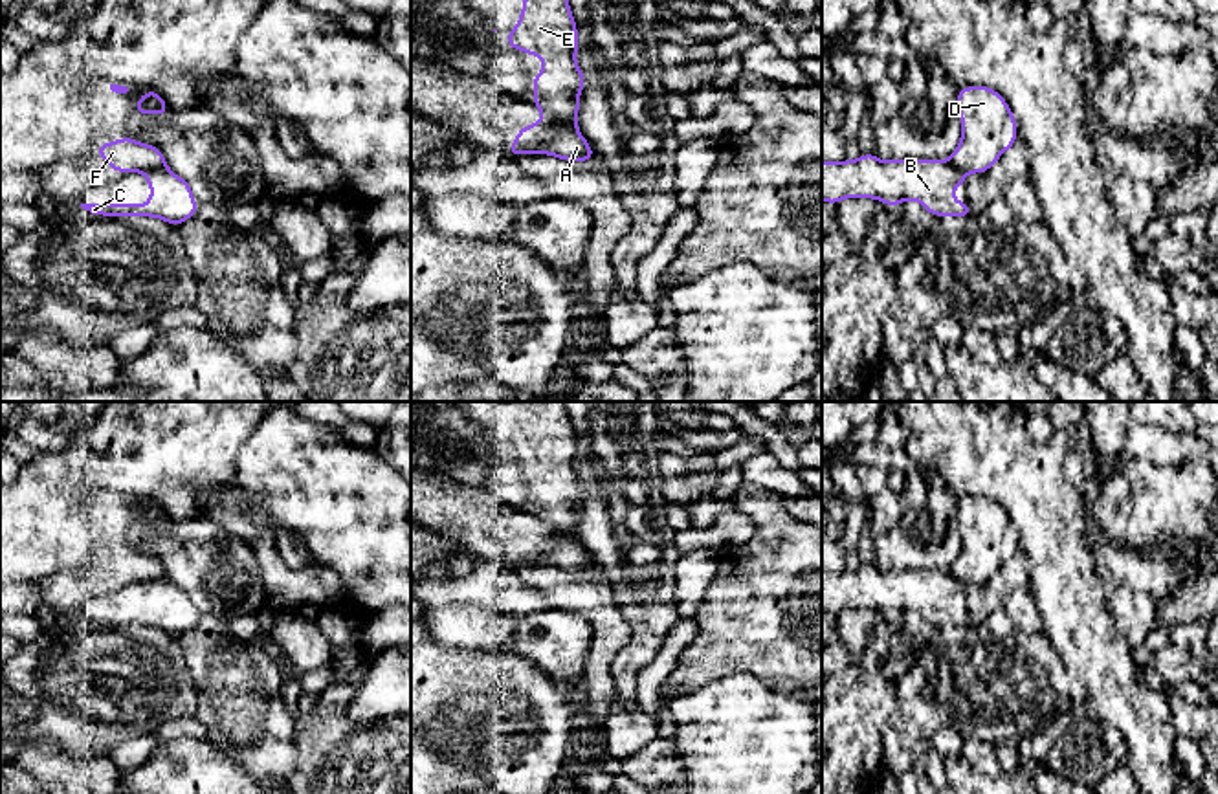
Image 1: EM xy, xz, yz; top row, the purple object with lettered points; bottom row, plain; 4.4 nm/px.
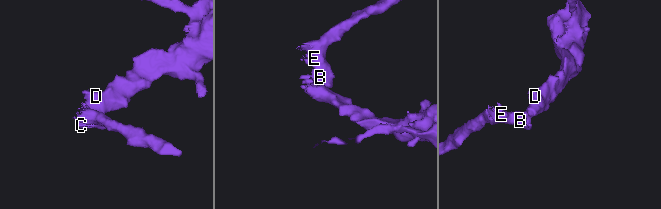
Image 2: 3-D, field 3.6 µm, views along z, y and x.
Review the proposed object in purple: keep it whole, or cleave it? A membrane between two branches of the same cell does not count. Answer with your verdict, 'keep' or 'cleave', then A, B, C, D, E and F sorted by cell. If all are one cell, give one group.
cleave | A D F / B C E

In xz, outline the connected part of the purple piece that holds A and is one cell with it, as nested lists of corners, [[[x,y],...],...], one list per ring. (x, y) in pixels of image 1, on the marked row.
[[[543,117],[534,125],[521,127],[515,141],[506,149],[512,156],[548,154],[563,161],[594,160],[592,147],[578,128],[558,125]]]

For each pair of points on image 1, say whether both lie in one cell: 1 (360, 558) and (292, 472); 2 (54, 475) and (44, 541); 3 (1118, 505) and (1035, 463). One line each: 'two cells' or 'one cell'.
1: one cell
2: one cell
3: two cells

